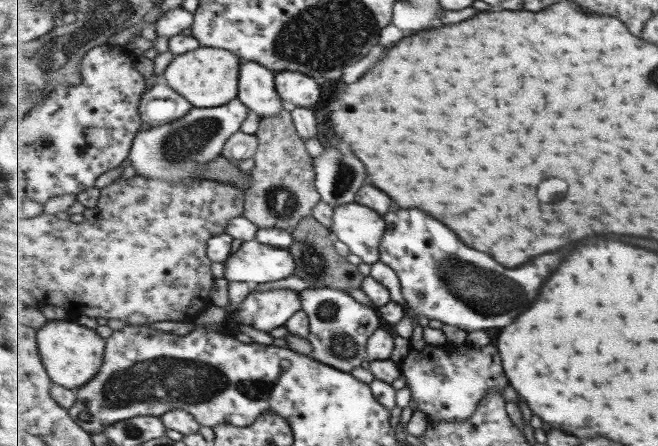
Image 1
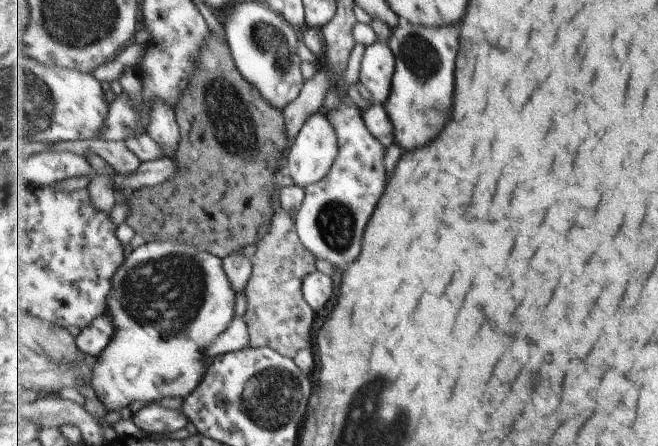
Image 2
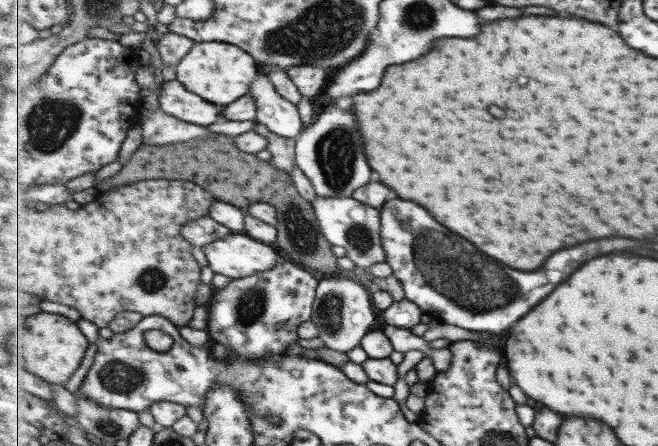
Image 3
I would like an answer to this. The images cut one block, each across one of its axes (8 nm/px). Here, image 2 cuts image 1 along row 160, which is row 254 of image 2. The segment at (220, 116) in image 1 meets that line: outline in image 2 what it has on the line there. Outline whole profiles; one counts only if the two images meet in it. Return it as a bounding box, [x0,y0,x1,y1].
[92,241,236,412]

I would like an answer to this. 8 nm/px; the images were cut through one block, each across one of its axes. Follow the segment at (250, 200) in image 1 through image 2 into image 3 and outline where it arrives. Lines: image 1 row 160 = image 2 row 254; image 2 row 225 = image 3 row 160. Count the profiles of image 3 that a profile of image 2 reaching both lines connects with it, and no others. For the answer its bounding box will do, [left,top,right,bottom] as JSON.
[253,122,297,176]

